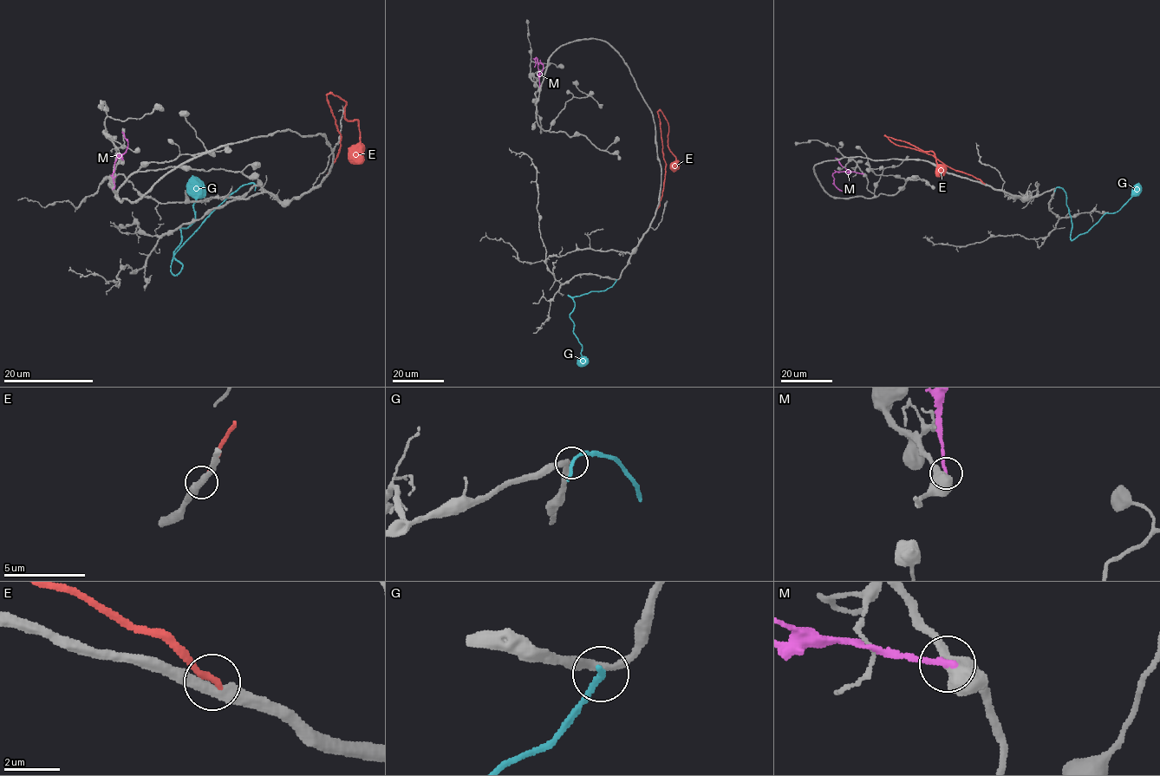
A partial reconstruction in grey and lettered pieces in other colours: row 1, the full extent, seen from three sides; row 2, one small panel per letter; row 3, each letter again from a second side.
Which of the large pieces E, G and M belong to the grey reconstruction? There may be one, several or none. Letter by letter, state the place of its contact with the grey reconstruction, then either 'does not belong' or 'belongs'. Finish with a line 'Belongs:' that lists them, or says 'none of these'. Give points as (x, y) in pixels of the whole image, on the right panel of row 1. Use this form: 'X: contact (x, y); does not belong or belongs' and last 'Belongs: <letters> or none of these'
E: contact (984, 184); belongs
G: contact (1055, 188); does not belong
M: contact (863, 173); does not belong
Belongs: E

